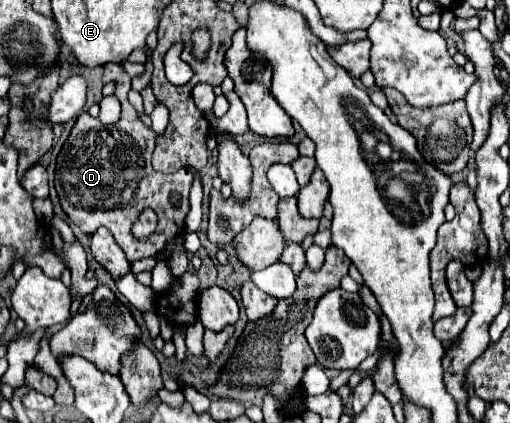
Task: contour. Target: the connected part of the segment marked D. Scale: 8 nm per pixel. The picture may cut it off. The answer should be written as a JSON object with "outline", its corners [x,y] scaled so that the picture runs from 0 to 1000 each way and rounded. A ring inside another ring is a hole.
{"outline":[[[214,149],[206,154],[202,196],[218,191],[225,196],[225,225],[241,248],[237,281],[225,296],[202,296],[175,267],[155,272],[139,319],[131,324],[112,371],[108,447],[120,489],[139,527],[147,527],[171,556],[182,556],[198,532],[210,537],[233,584],[249,598],[249,612],[273,617],[280,608],[312,603],[324,589],[327,570],[363,546],[363,513],[371,504],[371,447],[378,437],[382,409],[375,400],[355,400],[339,414],[320,414],[296,395],[308,314],[269,277],[261,248],[249,239],[257,182],[241,168],[237,154]],[[335,452],[351,452],[351,461],[359,466],[347,494],[331,480]],[[288,489],[296,489],[316,518],[316,560],[265,565],[257,551],[261,522],[269,522],[276,499]]]}

